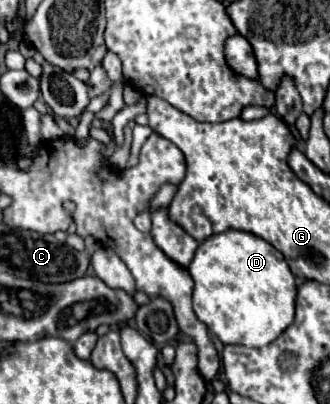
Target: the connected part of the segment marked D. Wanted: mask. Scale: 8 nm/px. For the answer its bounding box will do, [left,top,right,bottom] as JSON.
[188,230,294,348]

